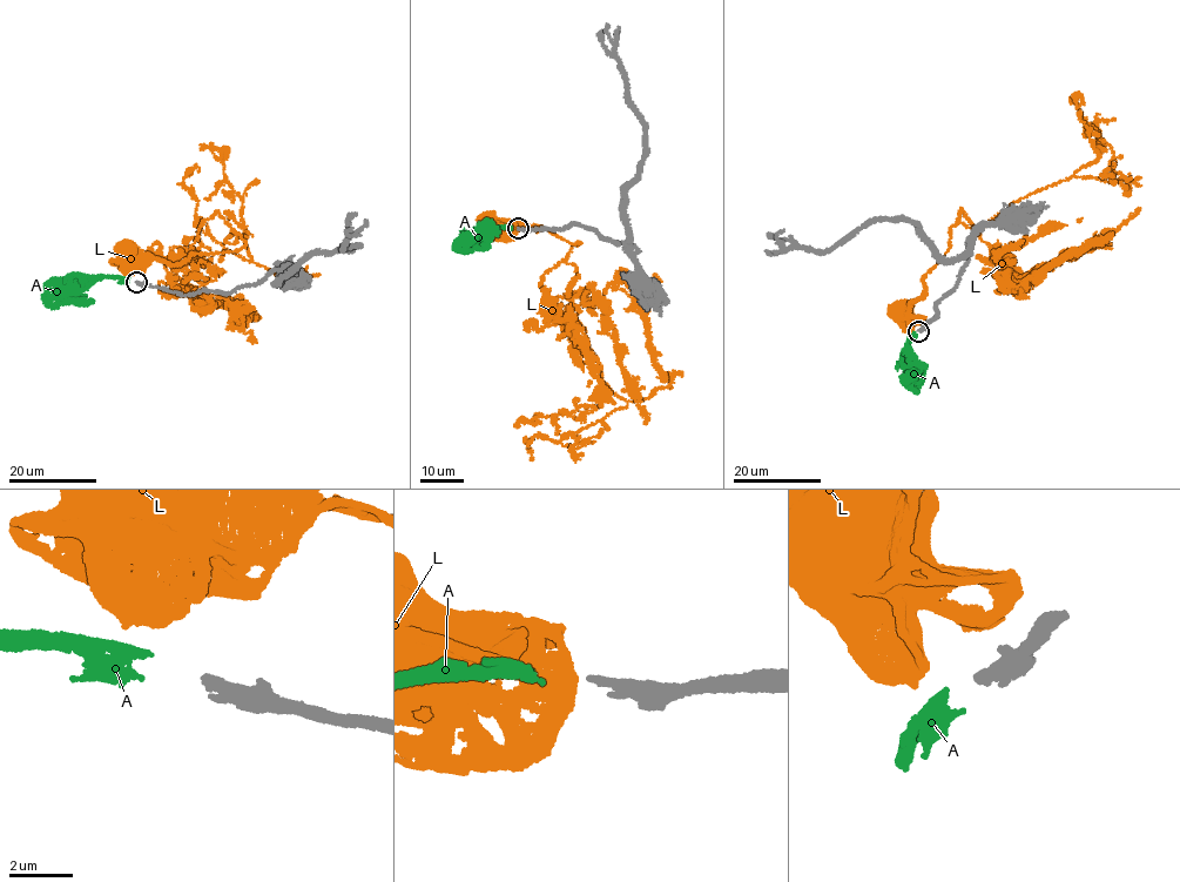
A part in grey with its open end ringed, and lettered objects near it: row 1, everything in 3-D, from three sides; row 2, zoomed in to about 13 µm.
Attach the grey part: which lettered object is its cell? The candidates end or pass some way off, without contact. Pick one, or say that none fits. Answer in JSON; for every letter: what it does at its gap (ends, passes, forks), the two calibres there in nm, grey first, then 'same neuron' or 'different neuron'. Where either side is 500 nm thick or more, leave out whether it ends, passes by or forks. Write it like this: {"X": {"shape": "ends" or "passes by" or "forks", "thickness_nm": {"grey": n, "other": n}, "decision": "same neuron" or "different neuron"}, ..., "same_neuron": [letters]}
{"A": {"shape": "ends", "thickness_nm": {"grey": 260, "other": 240}, "decision": "same neuron"}, "L": {"shape": "ends", "thickness_nm": {"grey": 260, "other": 420}, "decision": "different neuron"}, "same_neuron": ["A"]}

